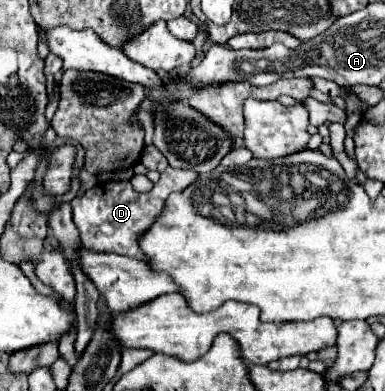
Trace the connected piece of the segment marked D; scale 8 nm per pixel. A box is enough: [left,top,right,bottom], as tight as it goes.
[71,166,197,260]

